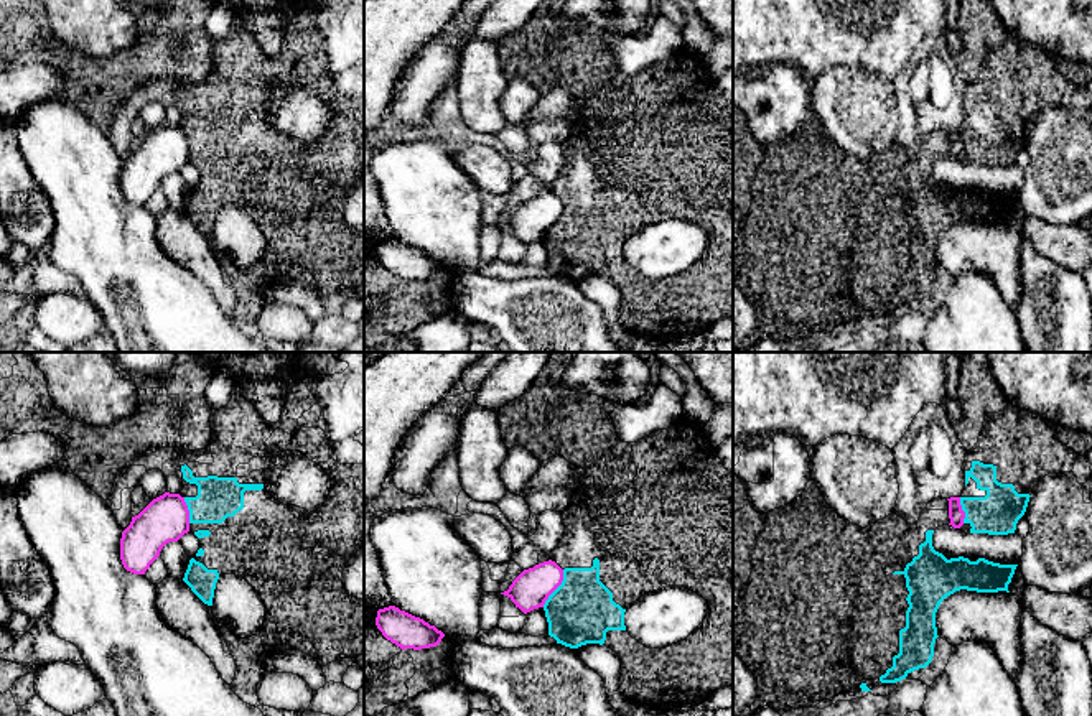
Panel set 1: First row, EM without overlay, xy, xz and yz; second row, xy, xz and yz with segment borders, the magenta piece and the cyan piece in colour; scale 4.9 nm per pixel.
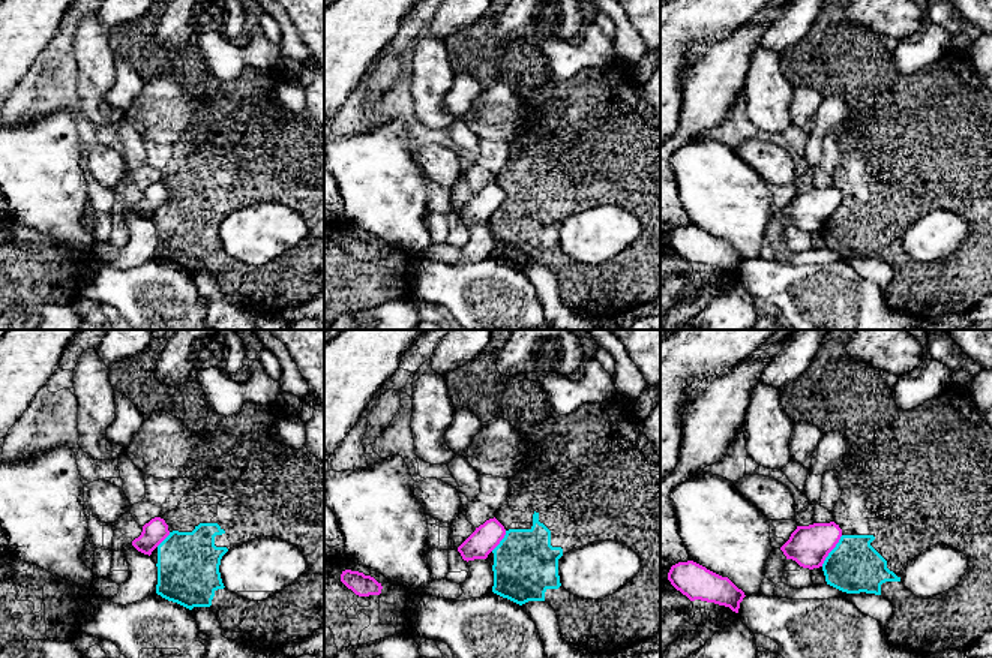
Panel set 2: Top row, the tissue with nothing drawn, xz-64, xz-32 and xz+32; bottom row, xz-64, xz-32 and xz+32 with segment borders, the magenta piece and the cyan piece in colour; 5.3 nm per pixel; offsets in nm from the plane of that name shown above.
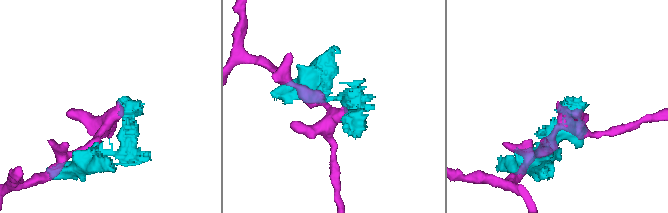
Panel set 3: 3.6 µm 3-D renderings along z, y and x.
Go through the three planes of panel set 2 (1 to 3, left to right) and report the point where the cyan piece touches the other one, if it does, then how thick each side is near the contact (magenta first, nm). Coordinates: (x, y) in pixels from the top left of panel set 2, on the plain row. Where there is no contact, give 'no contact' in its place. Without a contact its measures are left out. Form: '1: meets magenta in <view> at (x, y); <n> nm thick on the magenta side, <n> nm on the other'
1: meets magenta in xz-64 at (162, 204); 130 nm thick on the magenta side, 340 nm on the other
2: meets magenta in xz-32 at (500, 204); 150 nm thick on the magenta side, 340 nm on the other
3: meets magenta in xz+32 at (832, 213); 220 nm thick on the magenta side, 280 nm on the other

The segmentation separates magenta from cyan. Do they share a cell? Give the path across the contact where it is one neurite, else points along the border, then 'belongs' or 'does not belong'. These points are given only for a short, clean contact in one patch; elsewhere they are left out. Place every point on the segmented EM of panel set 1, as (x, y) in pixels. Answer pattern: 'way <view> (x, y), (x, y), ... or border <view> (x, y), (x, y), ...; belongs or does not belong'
does not belong

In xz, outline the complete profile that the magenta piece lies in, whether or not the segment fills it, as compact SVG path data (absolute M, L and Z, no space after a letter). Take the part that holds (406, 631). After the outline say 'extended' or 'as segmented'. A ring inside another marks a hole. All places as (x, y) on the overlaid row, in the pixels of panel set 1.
M395 606L377 611L376 625L382 635L400 647L422 650L436 647L445 634L420 617L415 617Z | as segmented

